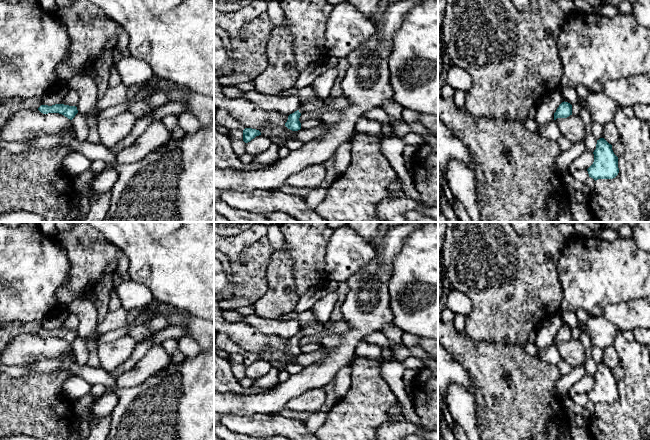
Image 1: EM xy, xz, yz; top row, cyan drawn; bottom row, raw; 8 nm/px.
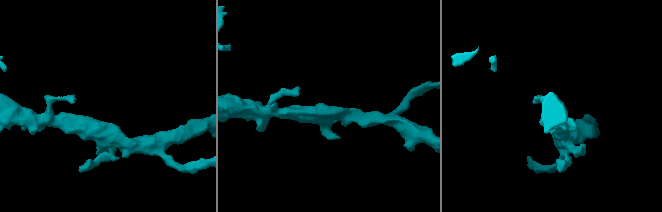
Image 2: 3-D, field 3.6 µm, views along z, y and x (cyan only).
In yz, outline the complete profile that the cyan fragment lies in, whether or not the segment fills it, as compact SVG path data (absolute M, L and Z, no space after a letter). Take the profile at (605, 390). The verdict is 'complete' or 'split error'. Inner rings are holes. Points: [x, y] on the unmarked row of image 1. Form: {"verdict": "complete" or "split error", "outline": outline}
{"verdict": "complete", "outline": "M604 362L597 364L593 378L594 386L587 393L589 401L596 405L598 403L613 403L618 399L618 381L614 378L612 369Z"}

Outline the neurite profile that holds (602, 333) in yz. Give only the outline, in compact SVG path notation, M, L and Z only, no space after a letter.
M589 315L585 322L593 346L605 349L614 344L616 336L622 332L612 322L601 316Z

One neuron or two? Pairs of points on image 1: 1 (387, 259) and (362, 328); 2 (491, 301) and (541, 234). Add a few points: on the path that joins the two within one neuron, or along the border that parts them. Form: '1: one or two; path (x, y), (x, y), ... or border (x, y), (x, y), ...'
1: two; border (379, 244), (379, 262), (386, 269), (391, 270)
2: one; path (508, 284), (538, 251)

